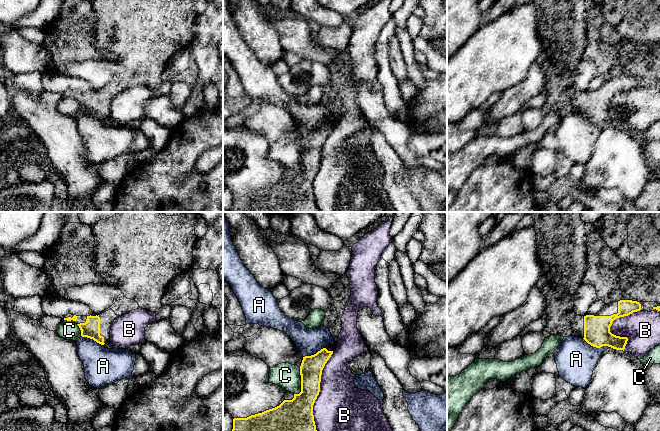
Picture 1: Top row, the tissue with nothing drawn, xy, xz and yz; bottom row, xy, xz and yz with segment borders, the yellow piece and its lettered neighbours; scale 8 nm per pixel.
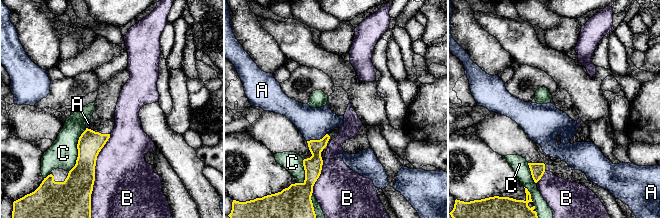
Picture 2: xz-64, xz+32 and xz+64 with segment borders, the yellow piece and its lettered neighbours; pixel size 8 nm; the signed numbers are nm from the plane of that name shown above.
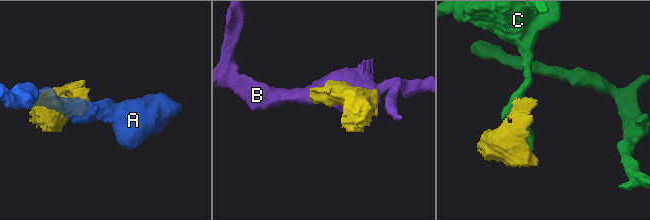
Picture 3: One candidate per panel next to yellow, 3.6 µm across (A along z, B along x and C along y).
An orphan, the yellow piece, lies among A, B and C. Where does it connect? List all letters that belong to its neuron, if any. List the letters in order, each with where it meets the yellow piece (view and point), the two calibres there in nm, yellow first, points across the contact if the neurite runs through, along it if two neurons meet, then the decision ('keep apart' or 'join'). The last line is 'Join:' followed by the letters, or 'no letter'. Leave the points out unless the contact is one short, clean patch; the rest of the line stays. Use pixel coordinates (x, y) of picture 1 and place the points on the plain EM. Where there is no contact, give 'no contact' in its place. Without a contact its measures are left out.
A: meets yellow in xy at (92, 114); 140 nm thick on the yellow side, 300 nm on the other; border along xy (81, 111), (92, 114), (102, 121); keep apart
B: meets yellow in xz at (318, 170); 280 nm thick on the yellow side, 460 nm on the other; keep apart
C: meets yellow in xz at (301, 158); 240 nm thick on the yellow side, 200 nm on the other; keep apart
Join: no letter

